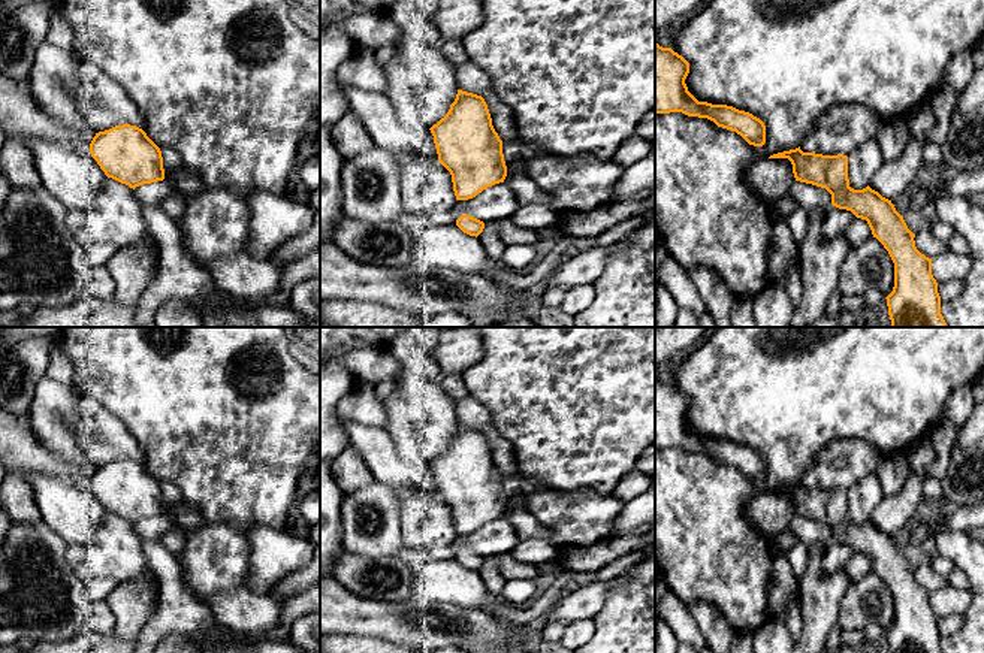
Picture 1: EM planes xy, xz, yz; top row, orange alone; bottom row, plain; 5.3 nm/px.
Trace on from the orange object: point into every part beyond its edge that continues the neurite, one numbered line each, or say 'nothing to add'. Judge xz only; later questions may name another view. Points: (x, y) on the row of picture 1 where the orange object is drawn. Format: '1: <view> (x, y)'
1: xz (576, 184)

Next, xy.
1: xy (186, 183)

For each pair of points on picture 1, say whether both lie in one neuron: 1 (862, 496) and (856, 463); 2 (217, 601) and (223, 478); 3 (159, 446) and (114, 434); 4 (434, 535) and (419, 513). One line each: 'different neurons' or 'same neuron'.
1: different neurons
2: different neurons
3: different neurons
4: same neuron

